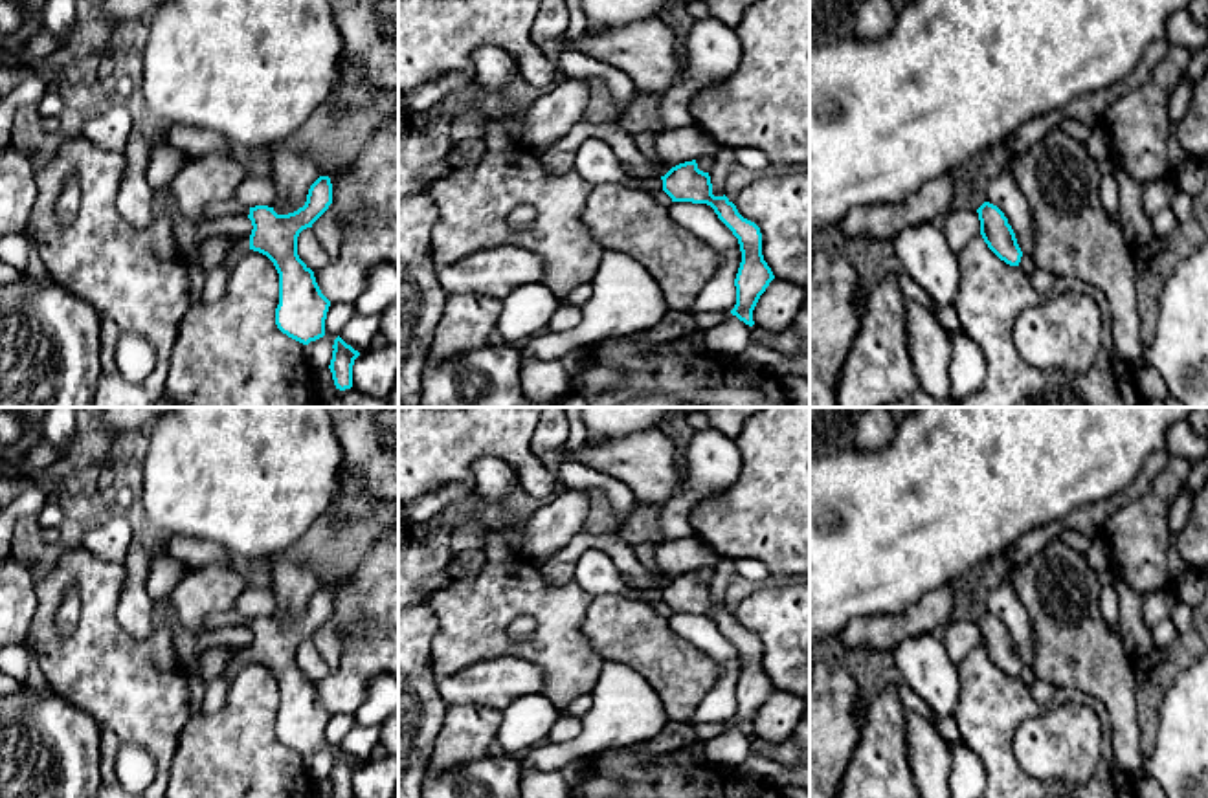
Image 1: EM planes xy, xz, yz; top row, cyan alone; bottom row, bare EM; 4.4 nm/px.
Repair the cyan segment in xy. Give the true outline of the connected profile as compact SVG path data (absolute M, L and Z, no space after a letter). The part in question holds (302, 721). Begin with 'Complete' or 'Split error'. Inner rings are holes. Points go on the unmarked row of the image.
Complete. M319 587L308 600L307 613L294 624L277 626L274 618L250 618L250 660L266 666L279 684L275 736L288 748L308 756L325 747L330 712L321 704L314 682L297 666L297 648L332 615L332 594Z

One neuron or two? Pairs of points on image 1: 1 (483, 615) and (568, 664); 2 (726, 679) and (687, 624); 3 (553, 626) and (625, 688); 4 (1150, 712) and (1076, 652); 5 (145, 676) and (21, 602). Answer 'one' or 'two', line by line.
1: one
2: one
3: two
4: two
5: two

